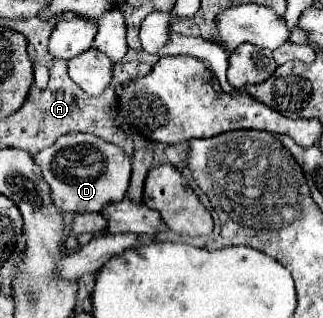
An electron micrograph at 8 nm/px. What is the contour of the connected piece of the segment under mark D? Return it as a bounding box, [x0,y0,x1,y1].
[32,132,130,212]

